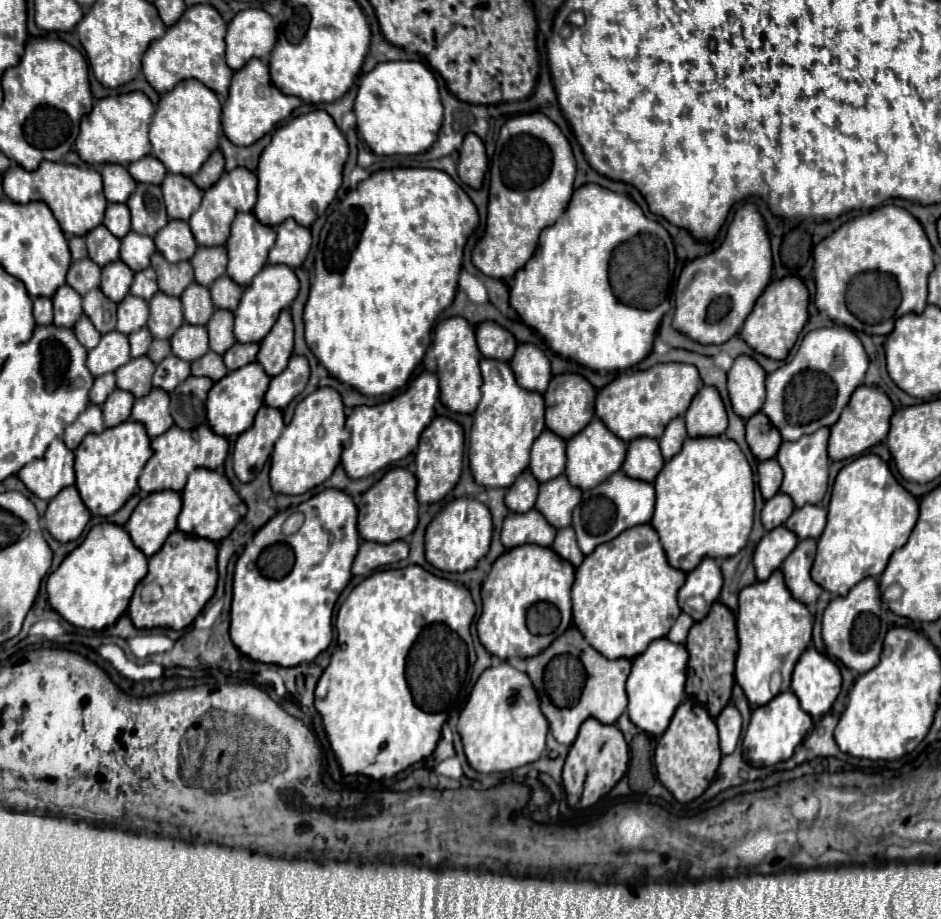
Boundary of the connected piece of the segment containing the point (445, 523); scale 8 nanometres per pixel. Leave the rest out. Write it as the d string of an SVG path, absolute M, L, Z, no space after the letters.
M456 497L430 521L426 529L426 559L440 571L462 573L476 567L478 559L490 549L492 515L484 503L474 497Z

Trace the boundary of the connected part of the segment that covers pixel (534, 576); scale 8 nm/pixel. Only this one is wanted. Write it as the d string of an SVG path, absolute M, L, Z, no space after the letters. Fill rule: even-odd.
M518 545L502 553L492 563L492 569L482 585L482 615L476 623L478 637L482 645L488 649L488 653L500 659L508 659L508 657L532 657L538 655L542 649L546 649L562 631L566 631L566 627L572 621L572 601L570 601L572 583L574 583L574 567L570 565L570 561L562 561L562 557L558 557L558 553L554 553L550 547Z

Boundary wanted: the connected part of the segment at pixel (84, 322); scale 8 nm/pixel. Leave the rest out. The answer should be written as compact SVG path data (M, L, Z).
M82 315L82 317L76 321L76 325L74 325L74 333L76 333L78 341L80 341L86 349L94 349L94 347L98 345L100 337L102 337L102 335L94 329L92 321L90 321L86 315Z

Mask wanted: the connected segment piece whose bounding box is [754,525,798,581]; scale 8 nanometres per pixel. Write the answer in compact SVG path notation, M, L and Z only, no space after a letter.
M784 525L768 531L754 551L754 567L758 581L764 581L772 575L772 571L780 569L782 561L788 557L788 553L796 547L798 537Z

